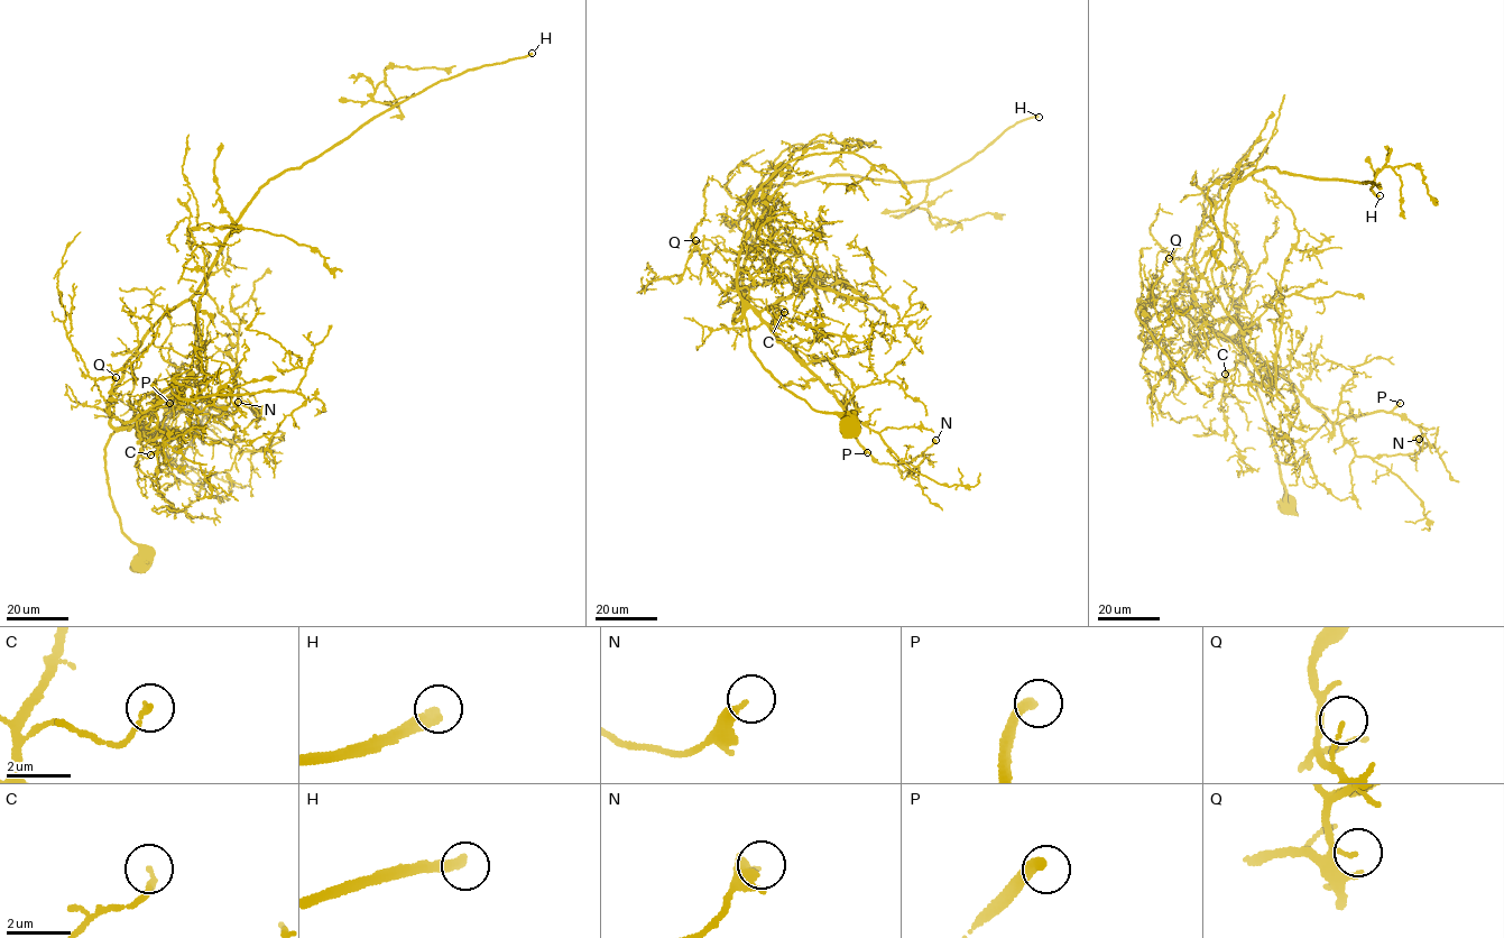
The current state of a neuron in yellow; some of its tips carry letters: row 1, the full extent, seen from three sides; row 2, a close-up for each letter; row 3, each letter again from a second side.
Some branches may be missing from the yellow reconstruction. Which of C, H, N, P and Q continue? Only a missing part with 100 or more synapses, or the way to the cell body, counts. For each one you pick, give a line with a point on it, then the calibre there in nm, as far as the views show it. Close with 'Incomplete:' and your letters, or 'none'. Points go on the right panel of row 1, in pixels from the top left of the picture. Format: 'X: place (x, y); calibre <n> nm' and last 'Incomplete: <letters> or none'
H: place (1380, 195); calibre 320 nm
P: place (1400, 403); calibre 280 nm
Incomplete: H, P

